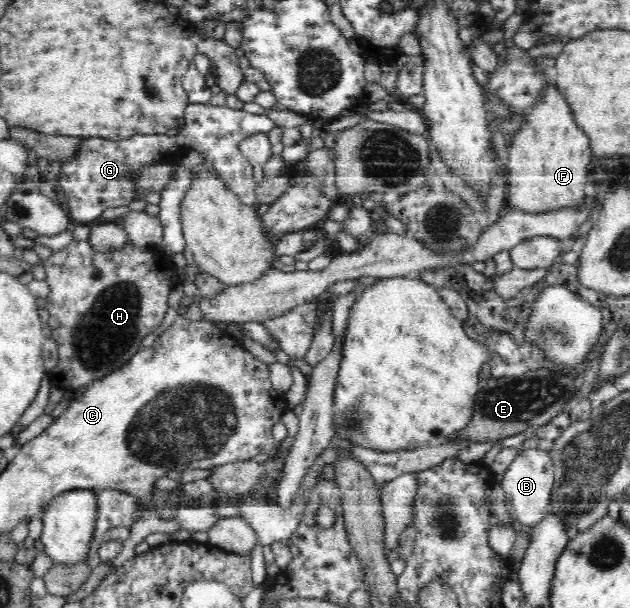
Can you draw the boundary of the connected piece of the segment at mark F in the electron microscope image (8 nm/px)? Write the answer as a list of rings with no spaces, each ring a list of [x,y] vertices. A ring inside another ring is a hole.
[[[548,83],[547,94],[542,102],[531,110],[527,115],[527,124],[523,126],[522,129],[516,134],[516,136],[508,140],[508,159],[506,162],[506,192],[510,192],[510,204],[512,204],[512,209],[520,210],[520,212],[528,214],[540,214],[548,212],[556,212],[556,210],[566,210],[566,208],[576,208],[582,204],[584,200],[584,186],[586,186],[586,180],[588,180],[588,174],[590,173],[590,168],[588,168],[588,162],[592,158],[592,152],[590,152],[590,142],[588,142],[588,136],[576,126],[574,118],[572,118],[572,110],[570,110],[568,102],[565,101],[564,96],[561,92],[554,86],[550,86]]]

